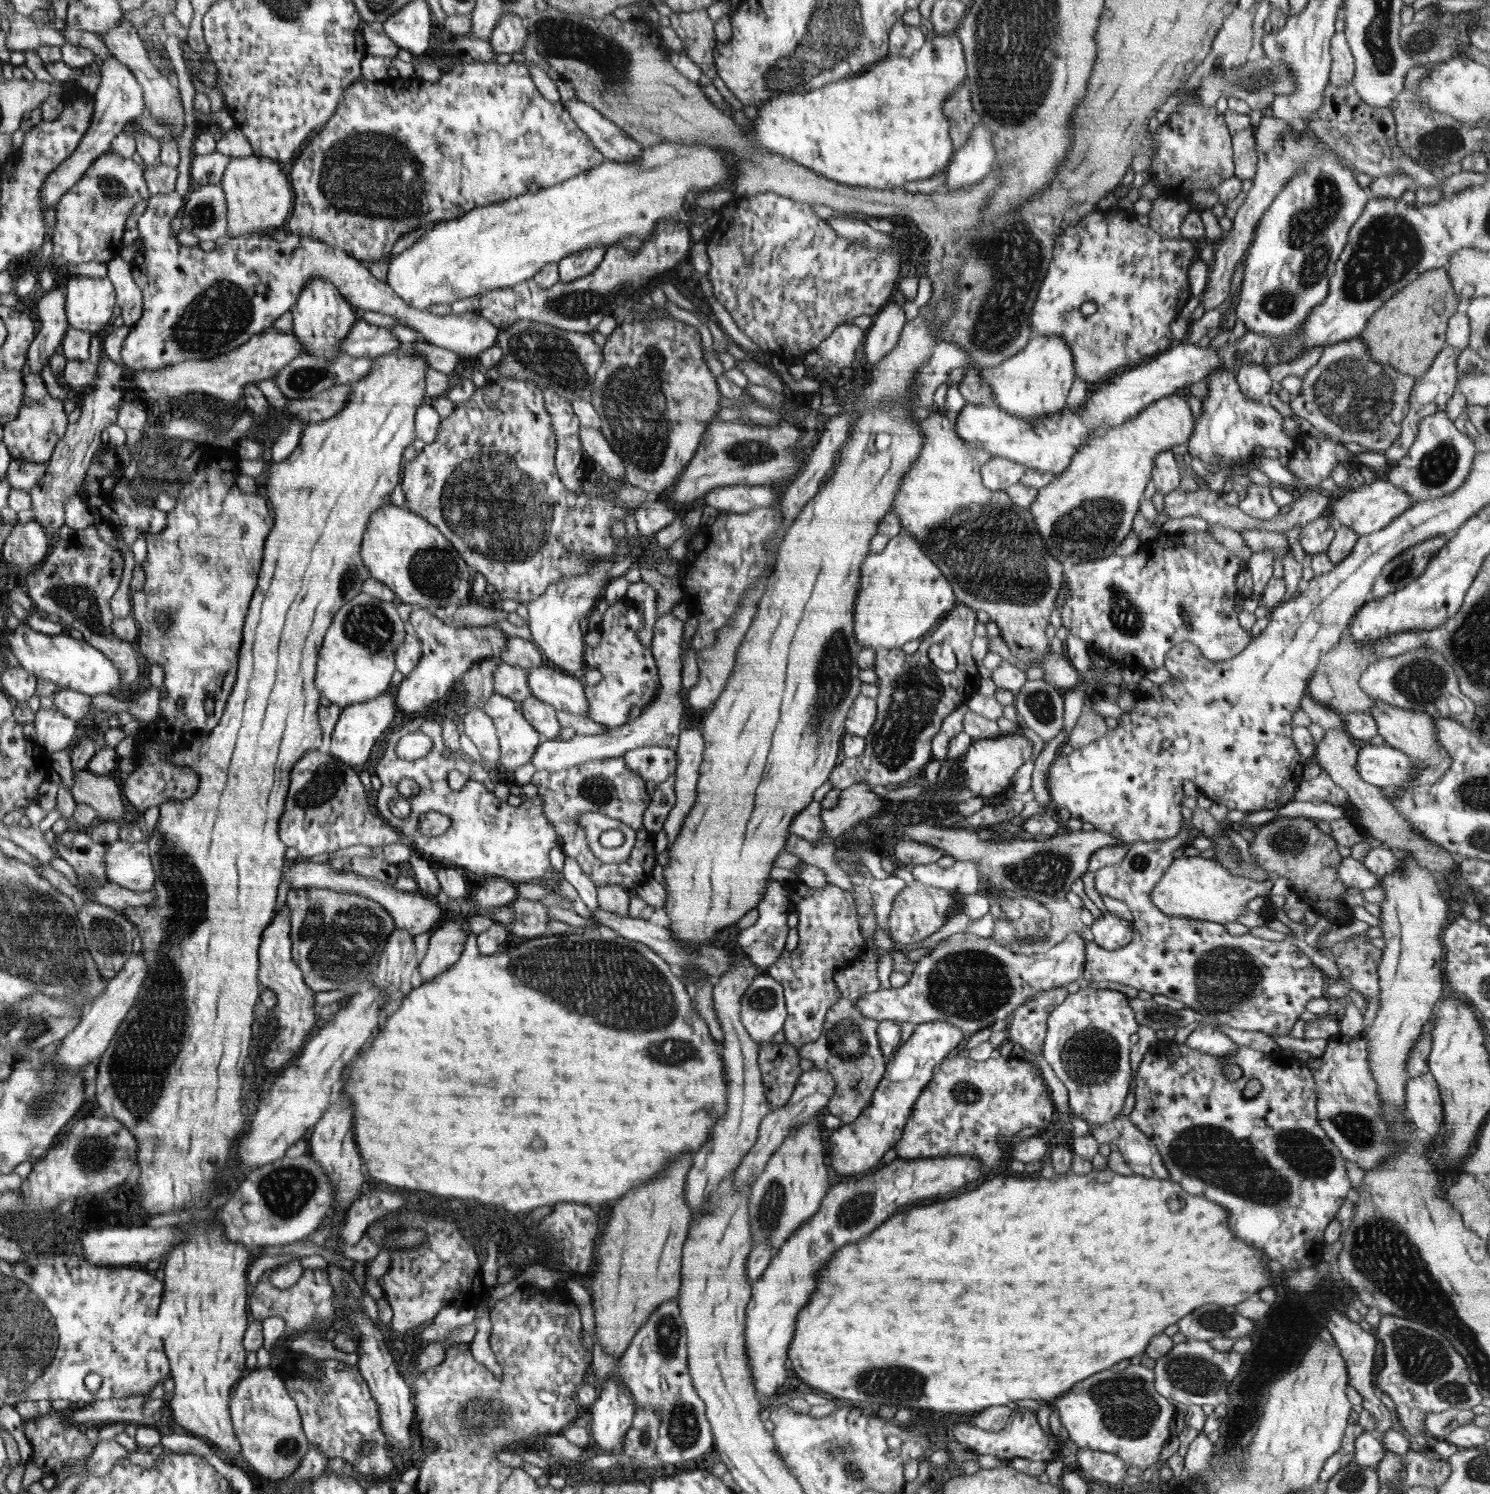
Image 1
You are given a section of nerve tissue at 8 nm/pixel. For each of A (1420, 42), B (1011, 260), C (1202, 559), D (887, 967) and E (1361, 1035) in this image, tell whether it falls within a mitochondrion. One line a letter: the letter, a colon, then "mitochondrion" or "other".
A: mitochondrion
B: mitochondrion
C: other
D: other
E: other

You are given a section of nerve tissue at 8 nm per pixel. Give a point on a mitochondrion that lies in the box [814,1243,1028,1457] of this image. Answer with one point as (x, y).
(883, 1382)

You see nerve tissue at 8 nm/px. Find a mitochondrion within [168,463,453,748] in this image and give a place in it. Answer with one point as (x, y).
(371, 630)

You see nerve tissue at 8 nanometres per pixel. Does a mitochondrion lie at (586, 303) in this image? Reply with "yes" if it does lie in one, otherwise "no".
yes

